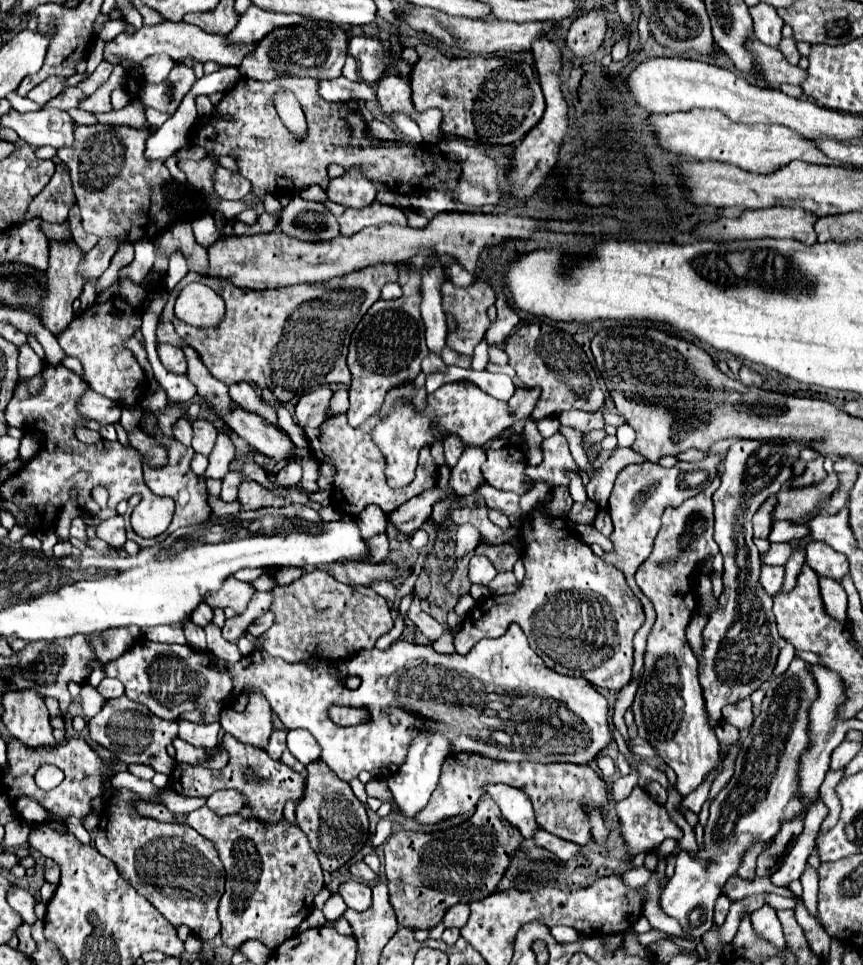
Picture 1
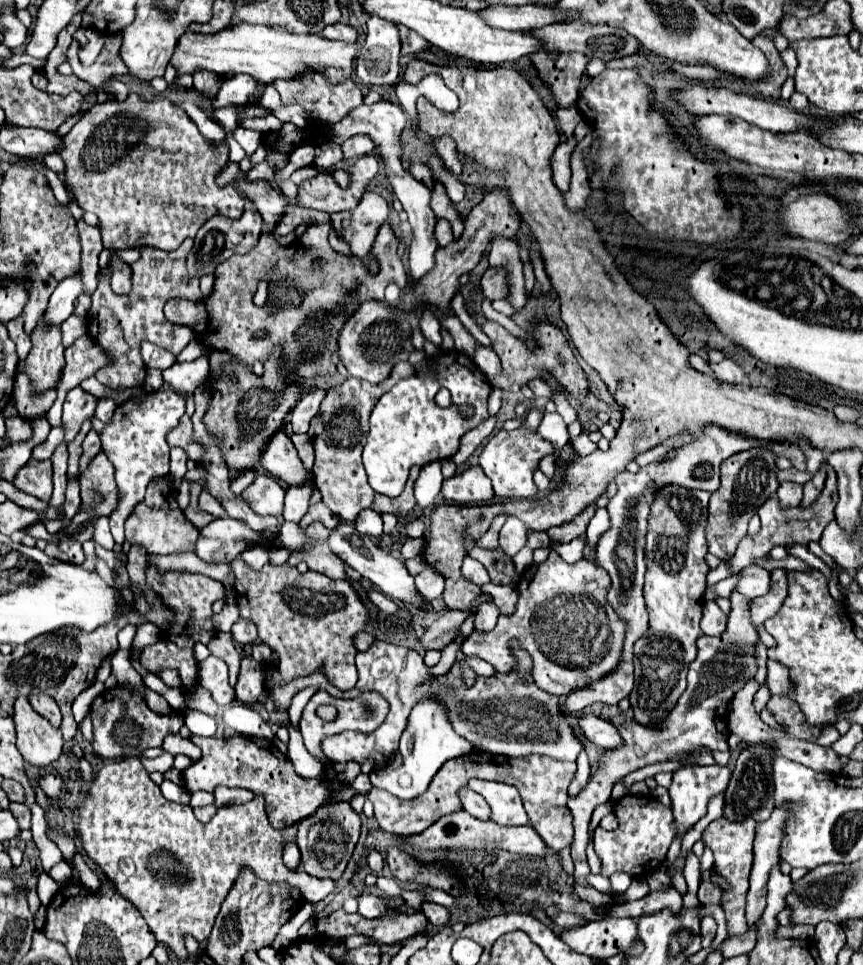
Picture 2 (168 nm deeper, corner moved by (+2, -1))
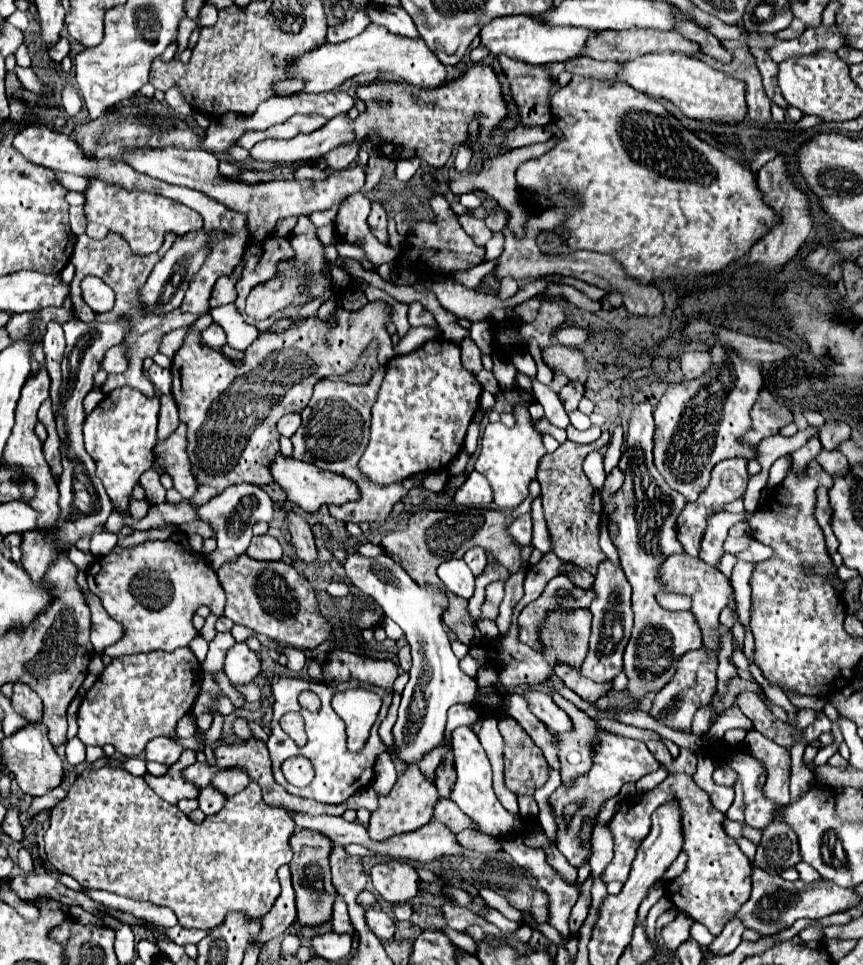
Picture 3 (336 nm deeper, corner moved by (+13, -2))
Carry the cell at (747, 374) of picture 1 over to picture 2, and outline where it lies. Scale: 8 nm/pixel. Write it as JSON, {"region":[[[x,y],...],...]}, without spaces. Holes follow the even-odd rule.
{"region":[[[724,359],[722,363],[714,363],[712,369],[714,369],[714,377],[724,381],[724,383],[738,385],[738,383],[742,383],[746,379],[744,369],[738,363],[734,363],[732,359]]]}

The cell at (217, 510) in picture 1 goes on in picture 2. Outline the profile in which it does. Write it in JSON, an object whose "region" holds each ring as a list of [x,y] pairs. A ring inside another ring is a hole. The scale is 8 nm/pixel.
{"region":[[[190,499],[190,505],[186,507],[186,517],[200,529],[200,527],[204,527],[204,525],[208,525],[210,521],[214,521],[214,515],[210,515],[210,513],[206,513],[206,511],[202,511],[200,509],[200,505],[198,505],[198,499]]]}

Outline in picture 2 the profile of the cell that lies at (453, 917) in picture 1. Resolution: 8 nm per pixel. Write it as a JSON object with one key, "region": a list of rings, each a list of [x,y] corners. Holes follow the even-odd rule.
{"region":[[[426,901],[424,905],[422,905],[422,911],[424,911],[424,915],[428,917],[428,921],[432,923],[432,927],[446,927],[448,925],[448,921],[450,921],[450,913],[448,913],[448,909],[446,907],[442,907],[442,905],[436,905],[436,903],[432,903],[432,901]]]}

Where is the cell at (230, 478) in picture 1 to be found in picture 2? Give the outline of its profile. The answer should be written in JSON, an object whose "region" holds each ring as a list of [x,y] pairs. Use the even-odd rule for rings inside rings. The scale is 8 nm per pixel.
{"region":[[[202,491],[202,495],[200,495],[200,509],[204,509],[206,513],[212,513],[216,519],[226,517],[226,513],[222,511],[220,501],[216,501],[212,495],[208,495],[208,491]]]}

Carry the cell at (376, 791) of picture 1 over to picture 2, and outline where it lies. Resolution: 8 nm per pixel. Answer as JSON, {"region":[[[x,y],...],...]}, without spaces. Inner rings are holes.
{"region":[[[472,751],[468,755],[446,761],[442,765],[442,771],[438,771],[438,775],[434,777],[430,791],[426,791],[426,795],[420,795],[418,799],[400,801],[398,797],[378,787],[372,787],[368,799],[374,803],[374,815],[376,821],[380,823],[380,829],[398,835],[418,835],[420,831],[436,823],[442,815],[450,815],[462,809],[460,789],[466,787],[472,777],[492,777],[492,781],[502,781],[518,787],[524,799],[526,813],[530,817],[530,825],[536,829],[536,833],[546,841],[546,845],[552,851],[562,851],[564,847],[572,845],[572,837],[574,837],[574,819],[570,815],[570,809],[566,807],[568,801],[566,791],[574,775],[576,775],[576,763],[568,763],[568,761],[546,759],[542,755],[540,757],[528,755],[524,759],[506,759],[500,755]]]}

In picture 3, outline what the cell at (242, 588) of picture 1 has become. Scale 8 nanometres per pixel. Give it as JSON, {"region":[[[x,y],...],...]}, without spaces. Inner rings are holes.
{"region":[[[173,532],[167,540],[143,542],[135,548],[113,548],[87,568],[89,590],[103,602],[105,610],[125,624],[125,636],[105,648],[107,656],[139,654],[153,650],[177,650],[189,646],[197,636],[191,618],[199,606],[209,606],[221,618],[225,610],[225,592],[215,570],[203,554],[191,552],[187,536]]]}

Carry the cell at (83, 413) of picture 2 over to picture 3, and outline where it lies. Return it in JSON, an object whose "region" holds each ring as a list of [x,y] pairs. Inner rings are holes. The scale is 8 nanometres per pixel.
{"region":[[[47,324],[47,332],[43,336],[43,352],[45,352],[45,368],[51,378],[51,398],[55,402],[55,390],[61,380],[61,360],[63,360],[63,328],[61,324]]]}

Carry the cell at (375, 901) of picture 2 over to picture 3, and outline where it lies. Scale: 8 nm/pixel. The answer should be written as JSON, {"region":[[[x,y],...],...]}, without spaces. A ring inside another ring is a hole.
{"region":[[[367,908],[367,910],[365,910],[365,918],[367,918],[367,924],[371,926],[373,934],[375,934],[381,942],[387,942],[387,940],[393,938],[393,934],[395,934],[395,922],[393,922],[393,918],[389,918],[383,910]]]}

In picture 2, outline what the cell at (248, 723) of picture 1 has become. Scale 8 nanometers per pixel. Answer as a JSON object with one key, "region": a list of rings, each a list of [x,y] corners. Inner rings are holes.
{"region":[[[244,657],[236,683],[236,697],[246,705],[256,705],[262,693],[262,663]]]}

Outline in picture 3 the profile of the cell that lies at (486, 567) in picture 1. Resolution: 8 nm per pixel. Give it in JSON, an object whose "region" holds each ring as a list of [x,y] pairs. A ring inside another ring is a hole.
{"region":[[[447,560],[443,562],[439,568],[437,568],[437,574],[441,578],[441,582],[451,590],[455,592],[457,596],[469,600],[473,596],[473,590],[475,590],[475,576],[473,572],[469,570],[469,566],[463,562],[463,560]]]}

